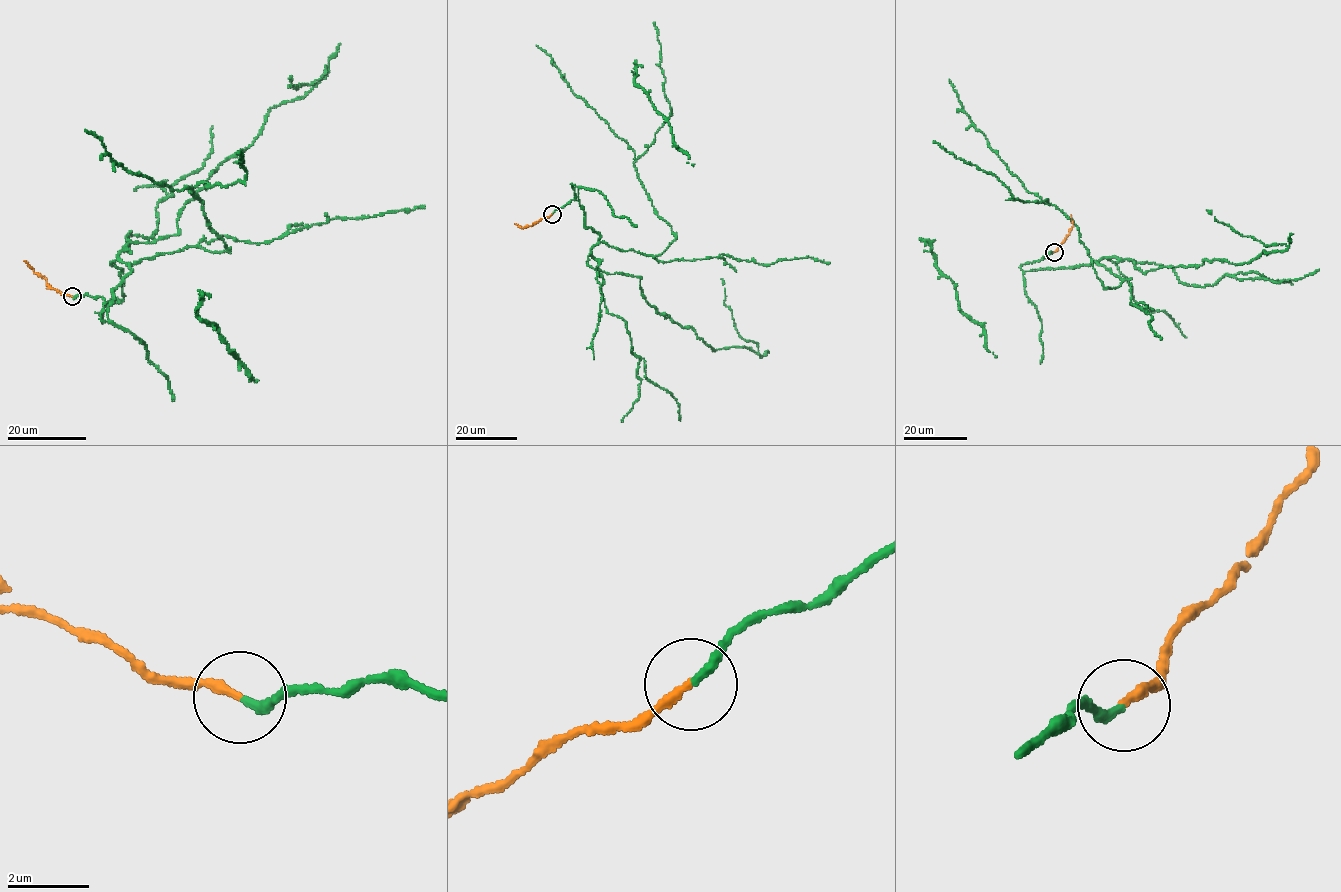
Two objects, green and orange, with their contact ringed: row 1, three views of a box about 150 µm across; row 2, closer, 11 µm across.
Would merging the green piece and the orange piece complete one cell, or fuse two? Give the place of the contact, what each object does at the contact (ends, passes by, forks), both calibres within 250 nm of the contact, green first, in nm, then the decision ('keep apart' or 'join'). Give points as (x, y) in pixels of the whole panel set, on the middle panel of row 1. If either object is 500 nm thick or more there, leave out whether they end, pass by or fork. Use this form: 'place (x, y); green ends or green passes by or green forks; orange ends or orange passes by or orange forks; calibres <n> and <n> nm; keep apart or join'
place (552, 214); green ends; orange ends; calibres 220 and 240 nm; join

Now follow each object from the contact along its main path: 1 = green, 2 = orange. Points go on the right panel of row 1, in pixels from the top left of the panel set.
1: (1054, 252), (1021, 270), (1112, 256), (1144, 273), (1205, 259), (1239, 265), (1288, 247), (1239, 235), (1206, 209)
2: (1054, 252), (1073, 226), (1070, 214)

